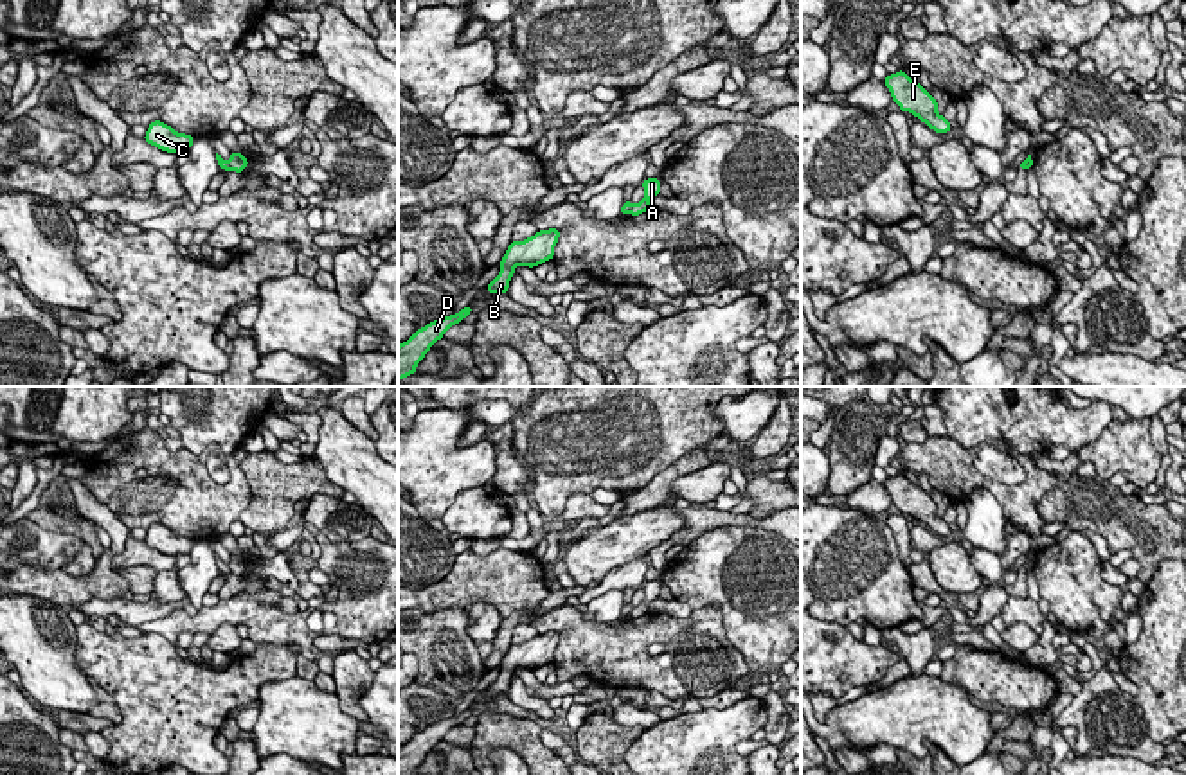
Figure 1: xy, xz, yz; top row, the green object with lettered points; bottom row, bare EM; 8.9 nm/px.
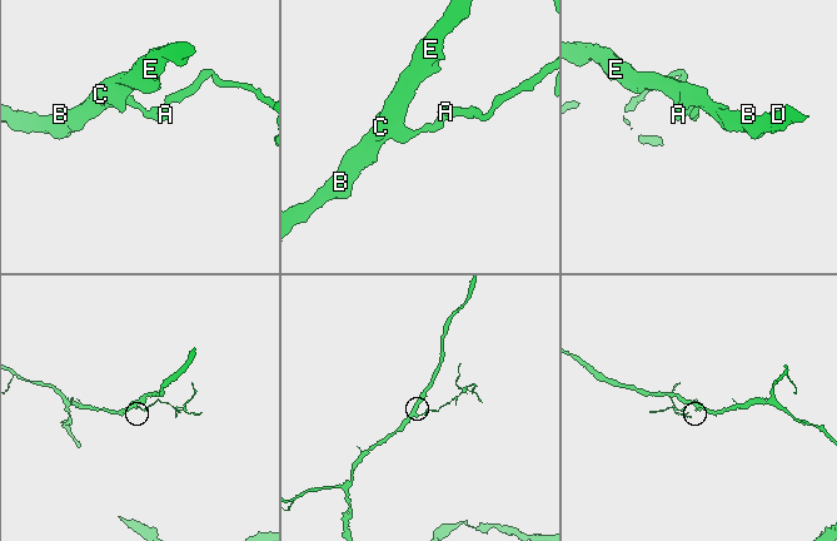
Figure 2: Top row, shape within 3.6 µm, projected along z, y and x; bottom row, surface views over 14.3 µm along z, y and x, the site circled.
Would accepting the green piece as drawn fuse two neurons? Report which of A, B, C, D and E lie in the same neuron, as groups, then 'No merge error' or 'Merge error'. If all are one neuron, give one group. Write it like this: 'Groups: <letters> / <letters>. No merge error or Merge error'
Groups: A / B C D E. Merge error

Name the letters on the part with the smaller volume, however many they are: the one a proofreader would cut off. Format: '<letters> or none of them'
A

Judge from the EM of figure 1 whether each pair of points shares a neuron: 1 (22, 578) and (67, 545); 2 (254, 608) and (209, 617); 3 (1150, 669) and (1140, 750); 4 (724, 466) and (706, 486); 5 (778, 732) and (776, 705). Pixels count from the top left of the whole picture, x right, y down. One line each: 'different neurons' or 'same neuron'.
1: different neurons
2: same neuron
3: different neurons
4: same neuron
5: same neuron

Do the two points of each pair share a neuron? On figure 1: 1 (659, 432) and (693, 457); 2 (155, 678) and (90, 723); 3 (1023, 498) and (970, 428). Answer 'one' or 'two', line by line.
1: two
2: two
3: two

